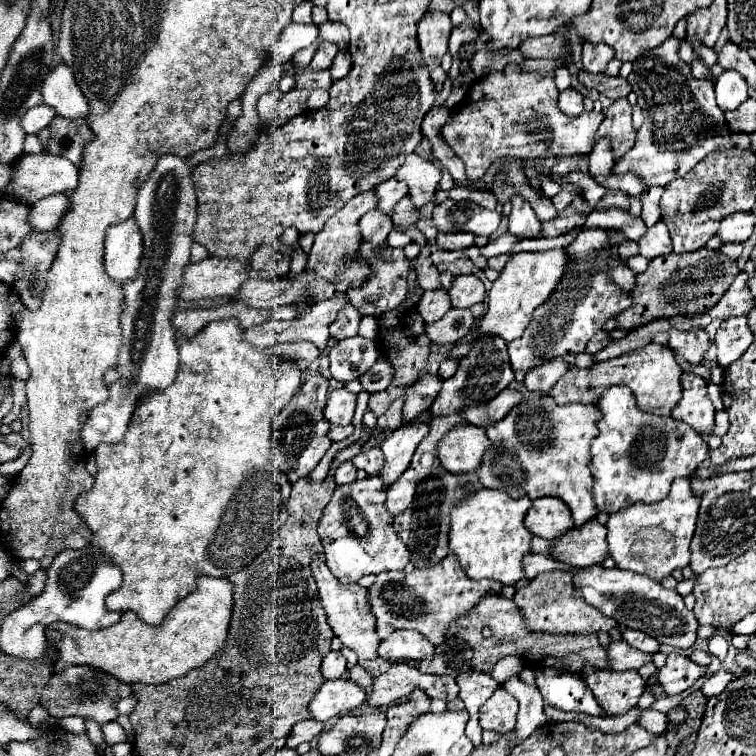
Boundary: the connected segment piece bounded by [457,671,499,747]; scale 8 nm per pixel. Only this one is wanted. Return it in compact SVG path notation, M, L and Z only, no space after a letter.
M467 671L457 677L459 685L459 697L465 701L465 709L469 711L469 720L465 733L475 747L482 744L482 728L479 724L479 707L485 703L485 699L491 697L495 687L499 685L491 675Z

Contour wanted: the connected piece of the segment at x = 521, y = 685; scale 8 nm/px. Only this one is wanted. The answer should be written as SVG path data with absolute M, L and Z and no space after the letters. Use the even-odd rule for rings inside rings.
M513 676L503 683L503 687L519 701L519 713L517 713L517 743L527 739L533 731L537 731L541 725L547 723L543 713L543 699L535 685L529 685L521 681L518 676Z

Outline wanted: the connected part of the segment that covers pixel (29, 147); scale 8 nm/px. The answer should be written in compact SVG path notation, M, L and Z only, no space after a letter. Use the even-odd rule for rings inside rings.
M28 134L24 140L24 153L39 153L44 148L37 135Z

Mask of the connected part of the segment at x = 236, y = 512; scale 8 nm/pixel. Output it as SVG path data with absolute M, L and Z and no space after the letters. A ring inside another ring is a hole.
M237 319L211 321L193 337L185 337L183 333L177 333L181 359L179 359L179 371L177 371L175 381L167 389L149 391L149 393L141 395L135 411L133 411L133 417L129 421L129 427L125 431L125 439L121 443L111 443L111 445L101 443L101 447L97 447L97 451L95 451L95 461L97 461L95 483L89 491L85 491L77 497L75 511L85 519L87 527L93 531L93 545L99 545L105 551L105 555L109 555L109 559L115 565L119 565L123 571L123 585L105 599L107 609L111 609L111 611L135 611L137 617L143 619L145 623L159 625L163 621L163 617L167 615L167 611L171 611L171 607L181 597L189 595L195 589L197 579L201 575L227 577L227 575L243 569L273 541L273 533L287 519L285 505L287 505L287 499L291 493L291 485L285 479L285 475L281 475L285 473L277 471L273 467L273 463L287 463L288 460L286 453L277 447L277 443L273 439L272 420L281 411L281 407L287 405L289 399L299 391L303 373L295 359L283 359L283 361L271 359L263 347L249 343L243 337L243 333L245 331L237 323Z

